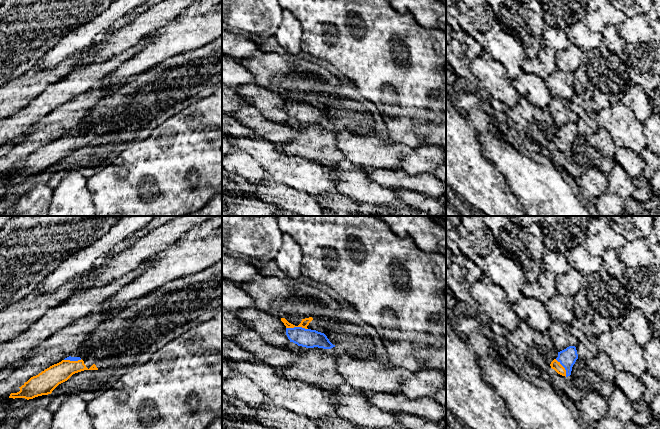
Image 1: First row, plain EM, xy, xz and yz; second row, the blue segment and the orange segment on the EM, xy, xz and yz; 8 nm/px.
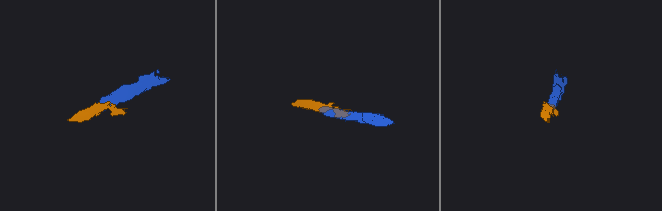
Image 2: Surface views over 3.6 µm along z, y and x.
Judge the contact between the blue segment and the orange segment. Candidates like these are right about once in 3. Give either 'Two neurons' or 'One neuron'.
One neuron

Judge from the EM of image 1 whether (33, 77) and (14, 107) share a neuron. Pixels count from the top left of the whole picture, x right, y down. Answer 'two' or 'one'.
one

